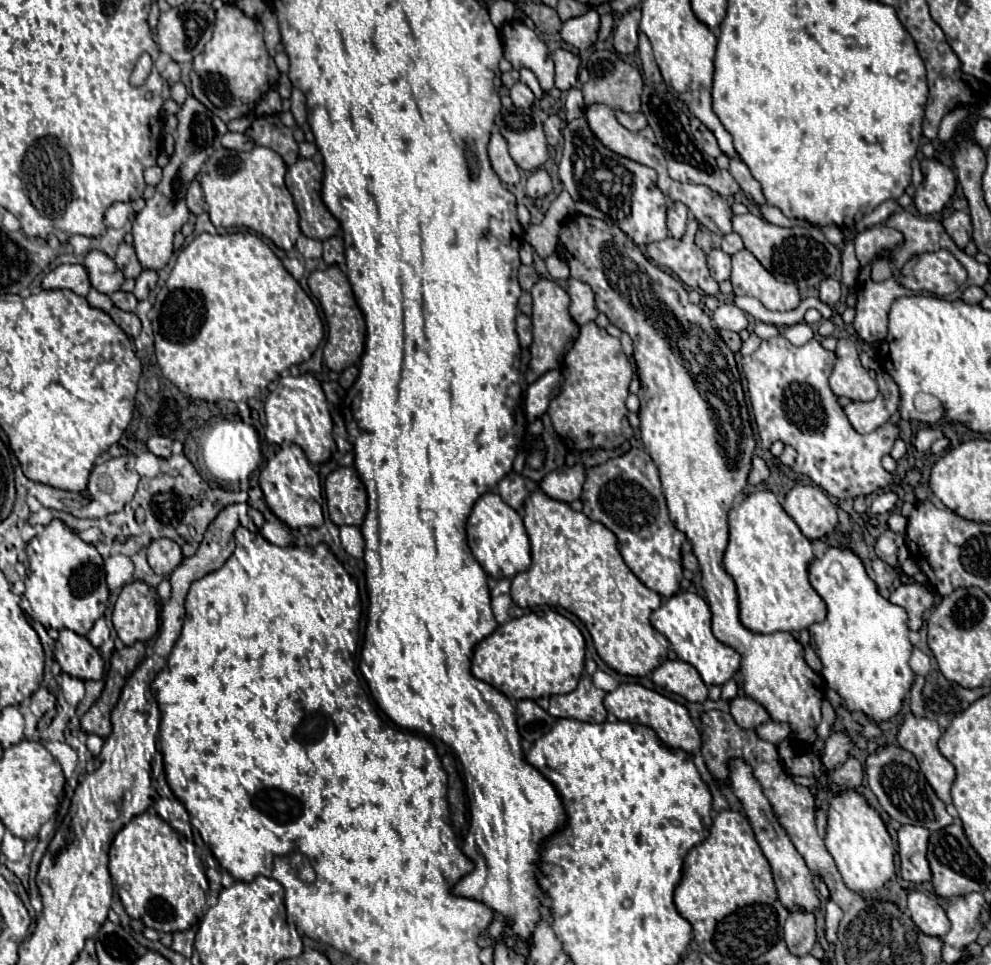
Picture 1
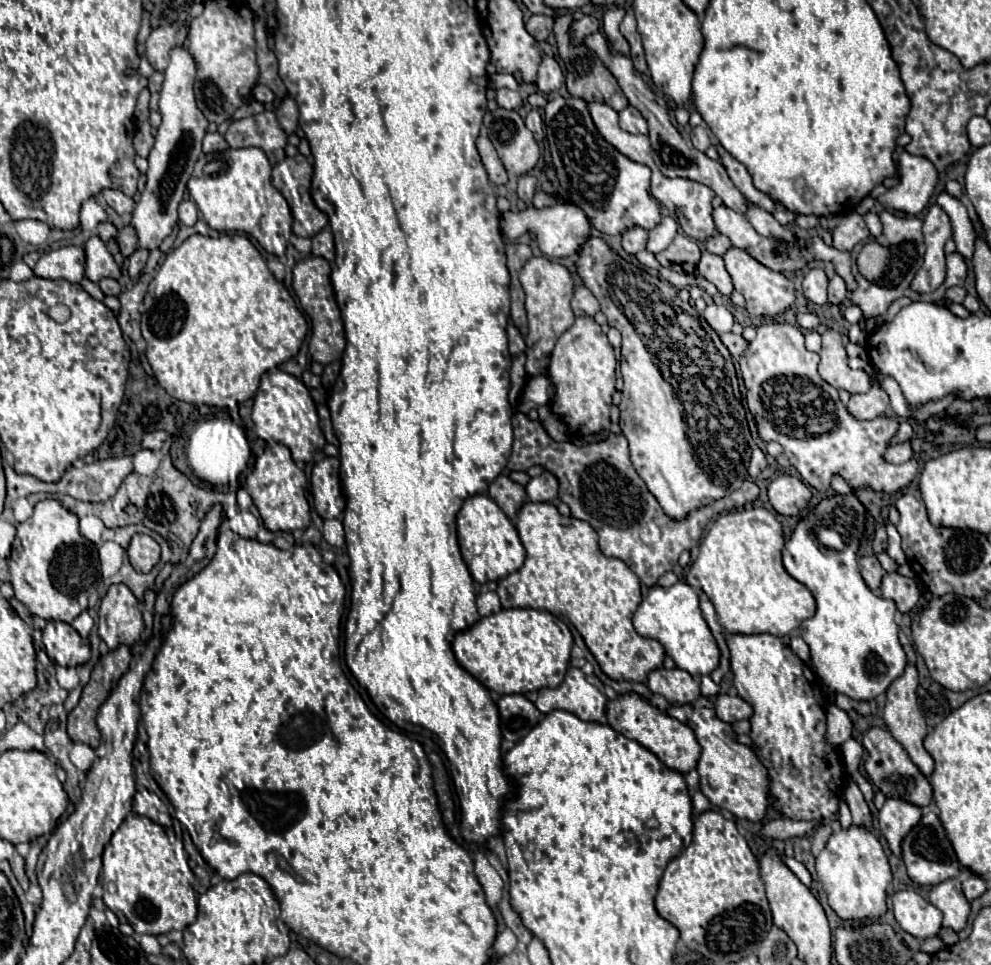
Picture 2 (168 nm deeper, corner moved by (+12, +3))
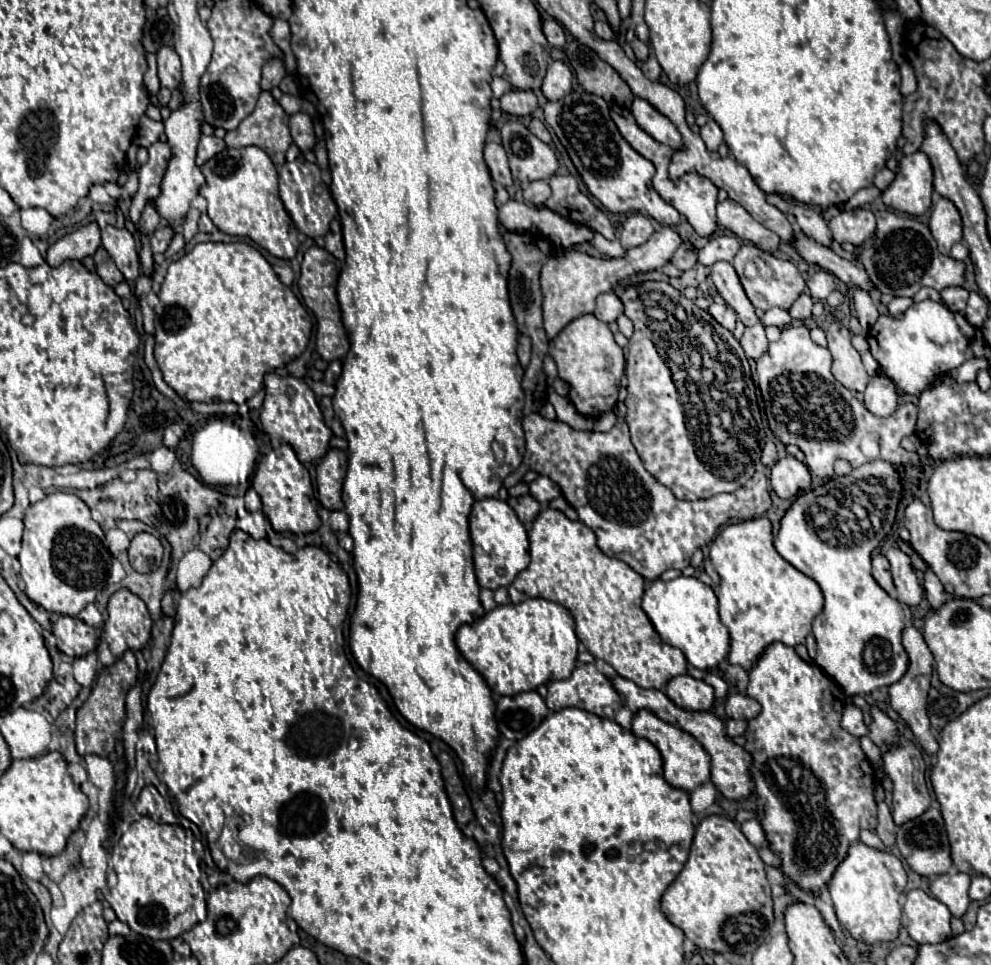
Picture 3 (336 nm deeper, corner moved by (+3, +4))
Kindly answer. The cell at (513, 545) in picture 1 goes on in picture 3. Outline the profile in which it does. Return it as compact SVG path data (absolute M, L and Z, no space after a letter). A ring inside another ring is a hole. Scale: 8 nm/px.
M487 497L475 501L469 515L469 531L473 541L473 561L475 573L481 587L497 589L509 585L527 565L529 565L529 539L523 523L517 519L515 511L497 497Z

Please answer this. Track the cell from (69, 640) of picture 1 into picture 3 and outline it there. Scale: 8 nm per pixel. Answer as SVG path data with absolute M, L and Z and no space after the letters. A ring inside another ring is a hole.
M61 615L53 623L53 635L57 637L57 649L73 659L95 651L97 631L77 617Z

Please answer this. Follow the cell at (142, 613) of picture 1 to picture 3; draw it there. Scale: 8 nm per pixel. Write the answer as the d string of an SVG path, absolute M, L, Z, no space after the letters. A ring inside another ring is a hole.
M119 589L119 591L115 591L113 595L111 595L111 599L109 599L109 605L107 605L107 613L109 613L109 617L107 617L107 621L105 621L105 631L103 631L103 635L105 635L105 639L107 639L107 643L109 643L109 649L111 649L111 653L119 659L127 649L131 649L131 651L137 651L137 649L143 649L145 647L145 643L147 643L147 639L149 639L149 635L151 635L151 617L149 617L149 611L147 611L147 607L145 607L145 603L143 603L143 599L141 597L137 597L135 593L131 593L129 589Z

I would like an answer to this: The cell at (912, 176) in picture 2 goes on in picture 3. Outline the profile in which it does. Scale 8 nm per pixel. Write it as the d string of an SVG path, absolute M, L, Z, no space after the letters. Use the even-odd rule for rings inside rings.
M923 151L905 155L901 169L887 191L883 203L897 211L921 217L931 207L933 195L933 167Z

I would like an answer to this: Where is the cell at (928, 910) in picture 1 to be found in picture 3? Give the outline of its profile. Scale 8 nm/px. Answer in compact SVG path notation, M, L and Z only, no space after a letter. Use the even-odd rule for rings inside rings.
M909 891L903 913L907 917L909 937L915 943L941 943L951 937L949 909L939 899L929 897L925 891Z

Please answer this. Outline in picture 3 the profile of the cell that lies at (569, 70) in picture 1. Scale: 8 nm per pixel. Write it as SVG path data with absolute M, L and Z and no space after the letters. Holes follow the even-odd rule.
M553 61L547 67L547 75L543 79L541 89L549 101L555 101L555 99L563 99L563 95L569 95L571 85L573 85L571 69L563 61Z

